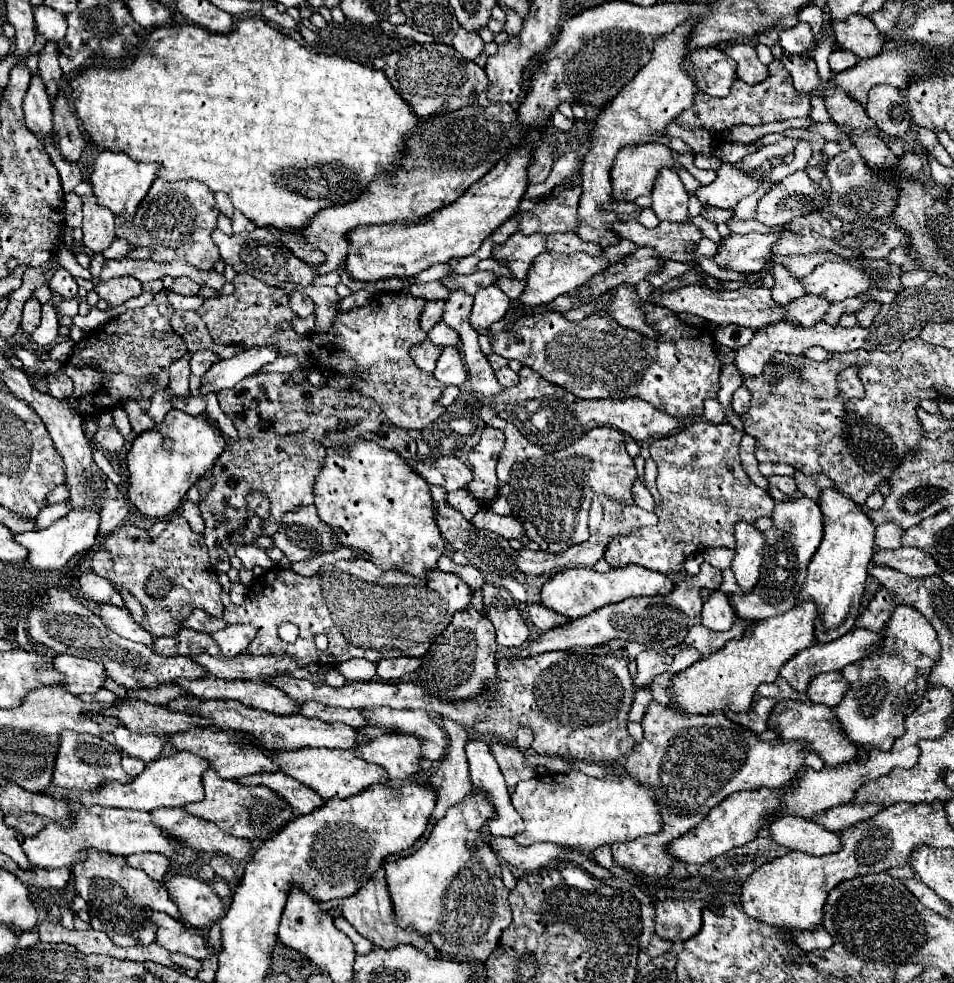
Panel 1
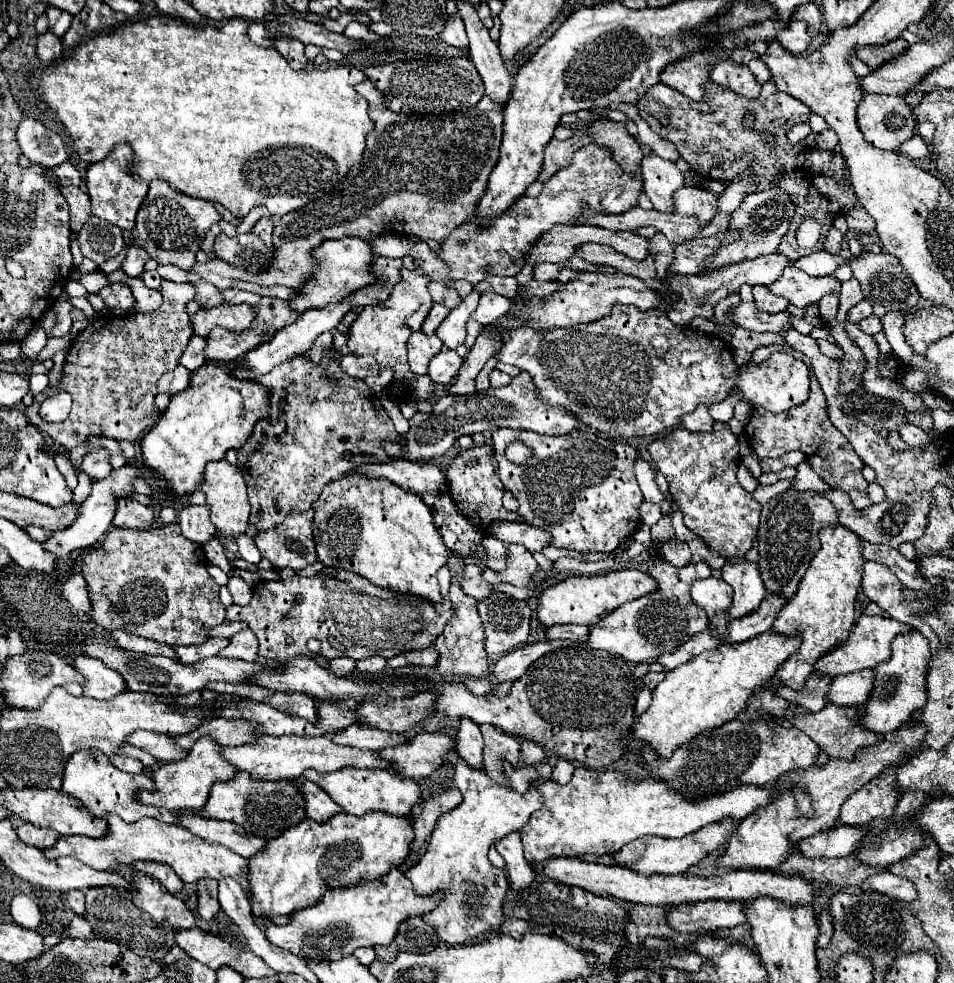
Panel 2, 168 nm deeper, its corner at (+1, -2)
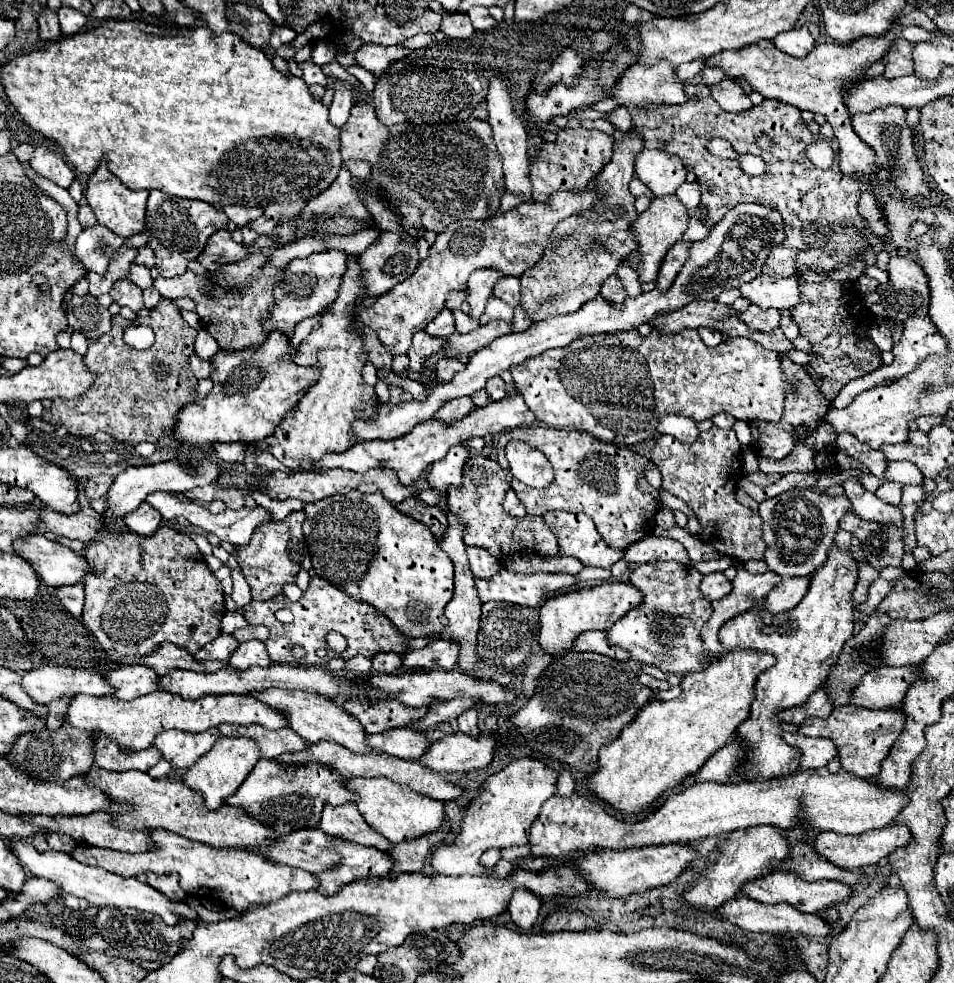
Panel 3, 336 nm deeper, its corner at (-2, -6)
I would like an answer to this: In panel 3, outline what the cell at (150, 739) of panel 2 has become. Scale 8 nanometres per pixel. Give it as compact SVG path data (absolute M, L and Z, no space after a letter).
M209 728L207 732L201 734L167 730L155 738L153 746L161 752L163 760L167 760L173 768L189 768L205 752L211 750L217 738L219 734L215 734L215 728Z

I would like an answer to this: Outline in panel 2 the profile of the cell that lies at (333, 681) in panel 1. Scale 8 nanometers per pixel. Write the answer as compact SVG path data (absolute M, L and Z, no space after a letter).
M342 656L342 658L336 658L330 662L328 666L334 674L340 674L340 676L348 676L356 670L356 660L354 658L348 658L348 656Z

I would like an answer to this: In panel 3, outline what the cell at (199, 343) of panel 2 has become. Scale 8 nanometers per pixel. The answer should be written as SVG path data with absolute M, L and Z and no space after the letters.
M199 328L199 334L197 334L197 340L195 340L195 354L203 360L209 360L213 358L213 354L219 350L217 346L217 340L205 330L205 328Z

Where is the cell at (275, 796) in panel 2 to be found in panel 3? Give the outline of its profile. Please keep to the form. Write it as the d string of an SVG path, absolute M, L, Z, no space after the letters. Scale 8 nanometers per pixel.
M261 758L255 768L249 772L245 782L225 800L225 806L243 808L263 826L267 826L273 834L283 836L293 830L315 828L319 824L319 814L325 802L329 804L345 804L353 802L351 792L345 788L343 776L339 776L333 768L321 764L307 764L307 766L285 766L277 760Z

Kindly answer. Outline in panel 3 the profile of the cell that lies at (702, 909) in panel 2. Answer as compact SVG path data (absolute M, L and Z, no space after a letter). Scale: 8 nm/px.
M735 896L727 900L723 906L717 908L717 914L725 920L729 920L733 926L739 926L743 930L751 932L769 932L769 934L809 934L809 936L827 936L831 926L819 916L819 914L803 914L797 908L791 908L789 904L761 904L757 900L749 900L745 896Z

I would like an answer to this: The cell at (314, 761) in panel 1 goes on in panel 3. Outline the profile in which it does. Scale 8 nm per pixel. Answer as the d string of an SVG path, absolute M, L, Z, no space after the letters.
M385 776L351 778L345 786L347 786L347 790L351 790L357 796L355 806L359 808L359 812L367 820L367 824L371 828L375 828L379 834L383 834L391 844L433 832L441 826L441 822L445 818L443 802L433 800L433 798L423 796L423 794L417 794L401 784L395 784L393 780L389 780Z

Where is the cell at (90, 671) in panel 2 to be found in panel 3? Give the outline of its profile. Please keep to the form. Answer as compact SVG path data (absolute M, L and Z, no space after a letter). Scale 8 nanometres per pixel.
M123 664L117 670L105 674L105 680L113 688L113 698L117 700L133 700L143 694L157 690L157 674L141 664Z

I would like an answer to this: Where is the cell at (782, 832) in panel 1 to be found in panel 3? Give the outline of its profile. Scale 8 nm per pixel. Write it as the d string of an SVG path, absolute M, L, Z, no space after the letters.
M885 826L885 828L879 828L879 830L867 830L859 836L843 836L843 834L835 834L835 832L821 832L815 836L813 840L813 848L819 856L823 856L825 860L833 862L835 866L839 868L861 868L861 866L869 866L869 864L877 864L879 858L887 856L891 850L899 848L899 846L905 846L909 842L911 834L905 826Z

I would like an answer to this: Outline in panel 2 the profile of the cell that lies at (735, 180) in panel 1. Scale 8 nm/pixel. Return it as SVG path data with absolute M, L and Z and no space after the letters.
M700 186L680 188L672 198L674 198L674 212L680 216L694 216L700 222L700 226L706 226L716 216L718 196Z

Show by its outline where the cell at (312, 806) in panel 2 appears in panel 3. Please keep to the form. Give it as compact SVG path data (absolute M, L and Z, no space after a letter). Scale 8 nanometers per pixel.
M353 802L341 806L325 804L319 828L331 836L341 836L345 840L361 842L365 846L375 846L385 852L391 850L391 842L387 842L379 832L371 830L371 826L363 820L363 816L359 814Z

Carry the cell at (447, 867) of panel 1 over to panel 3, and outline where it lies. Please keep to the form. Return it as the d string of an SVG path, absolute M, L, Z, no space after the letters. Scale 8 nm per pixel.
M521 758L509 762L501 772L487 776L477 798L465 808L461 830L451 844L433 848L431 868L437 874L477 874L493 876L497 880L507 878L515 868L511 862L499 862L493 868L481 866L481 854L489 848L519 846L529 842L529 830L533 820L539 816L541 806L557 790L557 772L535 758Z

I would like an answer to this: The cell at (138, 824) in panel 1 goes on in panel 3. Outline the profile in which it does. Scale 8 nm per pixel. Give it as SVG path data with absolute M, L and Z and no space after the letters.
M147 830L153 850L141 852L141 854L125 854L115 850L103 850L87 844L77 844L71 852L71 858L87 864L87 866L99 866L107 872L113 872L123 878L133 878L141 872L155 872L155 874L171 874L177 872L181 876L181 888L191 896L215 896L221 898L229 908L235 910L247 910L253 904L271 904L281 898L285 898L291 892L303 892L317 888L317 878L305 870L289 868L283 864L275 864L271 860L265 860L263 856L239 848L215 848L207 846L203 842L193 842L189 838L183 838L179 834L167 832L167 830Z

